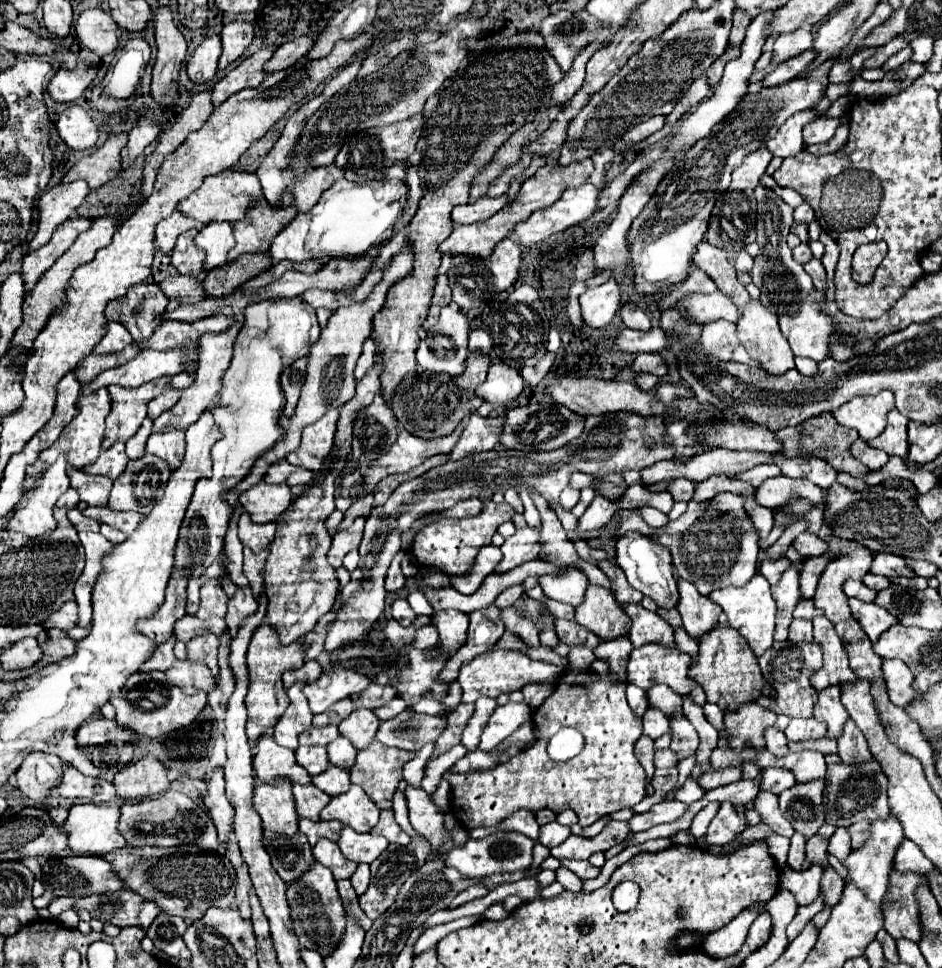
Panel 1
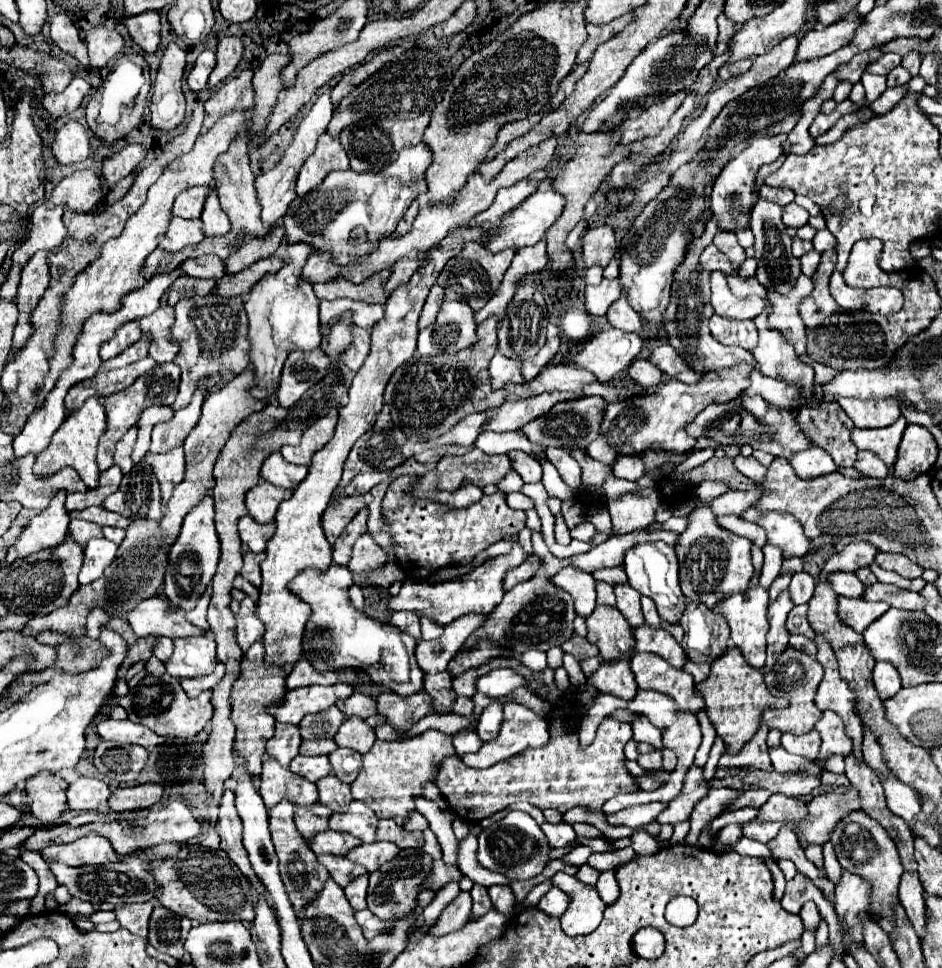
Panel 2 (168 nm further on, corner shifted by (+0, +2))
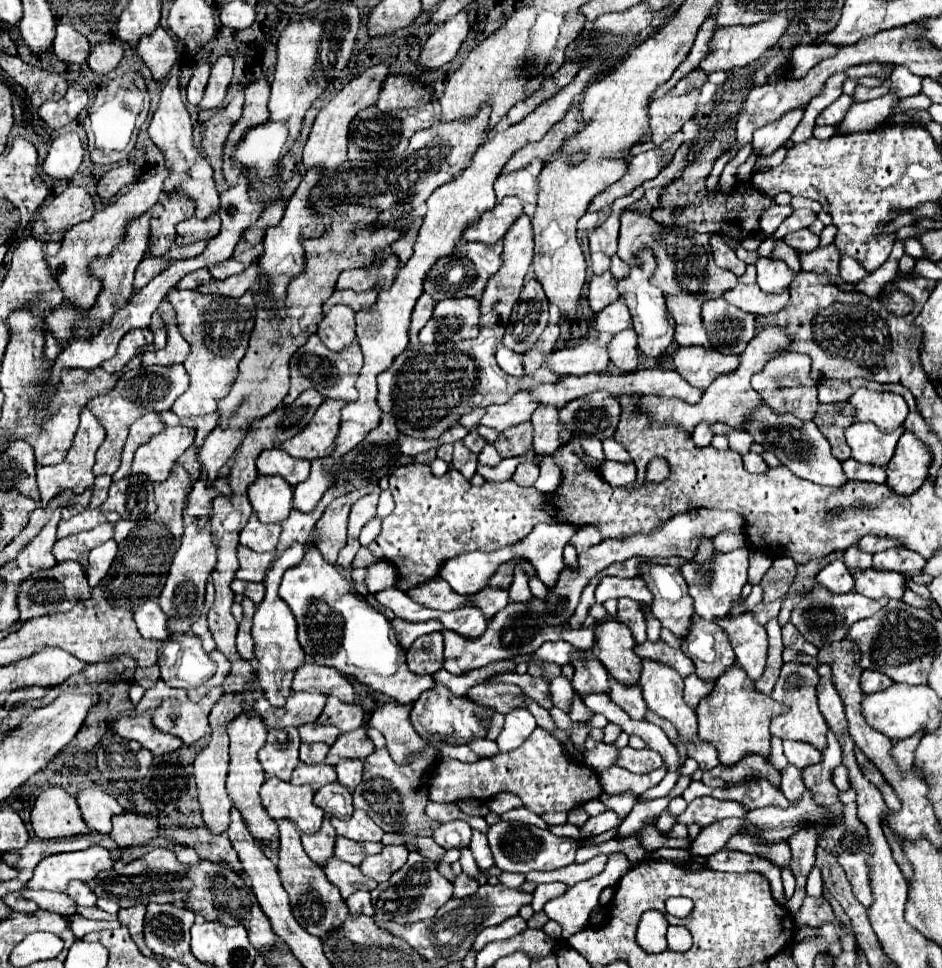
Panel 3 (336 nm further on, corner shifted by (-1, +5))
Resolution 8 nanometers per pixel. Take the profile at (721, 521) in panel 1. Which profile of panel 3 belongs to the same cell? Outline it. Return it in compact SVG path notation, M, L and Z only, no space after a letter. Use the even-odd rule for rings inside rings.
M700 537L694 559L684 563L680 567L680 571L688 583L688 593L694 599L694 613L708 621L714 621L718 617L728 615L732 605L736 605L736 601L740 599L740 591L748 581L748 573L746 573L748 571L748 553L746 551L720 553L714 549L712 539Z

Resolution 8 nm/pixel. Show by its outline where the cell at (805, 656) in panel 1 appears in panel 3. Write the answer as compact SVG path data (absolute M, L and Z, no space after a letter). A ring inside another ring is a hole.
M784 663L782 673L770 693L770 697L774 701L780 701L784 705L788 705L788 713L782 713L778 717L772 719L770 731L772 735L780 737L780 739L792 739L792 741L806 741L812 743L818 749L824 749L824 729L828 729L824 715L818 709L816 703L816 685L818 685L820 677L816 673L816 669L812 665L804 665L804 663Z

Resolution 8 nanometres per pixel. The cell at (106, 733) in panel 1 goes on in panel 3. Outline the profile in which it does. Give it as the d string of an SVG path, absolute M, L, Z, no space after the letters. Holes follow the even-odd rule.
M148 713L132 715L132 717L124 715L118 721L114 721L110 725L110 729L116 735L120 735L122 739L138 741L140 745L144 745L146 749L150 749L154 755L176 751L176 749L180 749L184 745L178 737L168 735L168 733L162 733L156 727L152 727L152 721L150 721Z

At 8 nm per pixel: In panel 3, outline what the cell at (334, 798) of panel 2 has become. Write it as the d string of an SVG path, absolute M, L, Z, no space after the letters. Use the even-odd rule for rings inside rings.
M338 781L324 785L322 789L316 791L314 803L326 811L330 817L350 817L354 807L352 807L352 793L348 787L340 785Z

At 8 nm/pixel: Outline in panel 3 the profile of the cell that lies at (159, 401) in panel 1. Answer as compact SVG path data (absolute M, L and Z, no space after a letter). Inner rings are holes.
M172 289L168 299L176 309L178 329L190 343L190 355L184 361L184 367L190 375L190 387L174 402L171 410L179 417L214 413L216 401L228 395L228 389L238 375L238 363L248 349L248 339L256 319L252 293L248 291L238 299L230 299L222 295L204 295L200 291Z

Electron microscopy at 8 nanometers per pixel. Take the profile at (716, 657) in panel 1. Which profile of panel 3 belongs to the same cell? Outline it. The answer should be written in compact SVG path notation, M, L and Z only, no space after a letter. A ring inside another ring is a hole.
M734 663L728 667L714 683L714 689L704 697L698 707L698 737L710 741L718 749L718 759L722 765L734 765L748 753L760 753L768 757L770 753L770 719L774 715L786 713L784 703L776 703L772 697L760 693L746 671Z

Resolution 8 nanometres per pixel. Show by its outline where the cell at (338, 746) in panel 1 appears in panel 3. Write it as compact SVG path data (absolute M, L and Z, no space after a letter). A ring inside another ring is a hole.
M340 759L334 765L338 773L338 781L346 785L350 791L362 781L362 761L360 759Z

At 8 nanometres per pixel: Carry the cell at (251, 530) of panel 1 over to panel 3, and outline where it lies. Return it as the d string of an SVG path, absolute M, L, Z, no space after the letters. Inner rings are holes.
M256 515L250 517L250 521L246 523L246 527L240 533L240 543L250 547L252 551L274 551L278 545L278 537L282 533L280 523L270 523L264 525L258 521Z

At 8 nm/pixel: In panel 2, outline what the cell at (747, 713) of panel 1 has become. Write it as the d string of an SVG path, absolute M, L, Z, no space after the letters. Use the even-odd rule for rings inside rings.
M761 724L761 728L755 734L755 738L749 740L745 744L745 748L737 756L729 756L729 754L721 756L719 768L749 768L749 766L753 766L753 768L771 772L773 766L771 766L771 760L769 760L767 744L765 744L767 732L769 732L769 728L765 724Z

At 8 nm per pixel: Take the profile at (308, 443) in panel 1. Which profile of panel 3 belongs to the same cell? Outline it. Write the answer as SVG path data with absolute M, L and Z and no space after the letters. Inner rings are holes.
M326 399L324 405L320 405L316 415L312 417L312 423L302 433L298 433L296 439L286 441L282 449L296 459L312 461L316 457L324 457L338 435L342 405L344 401Z

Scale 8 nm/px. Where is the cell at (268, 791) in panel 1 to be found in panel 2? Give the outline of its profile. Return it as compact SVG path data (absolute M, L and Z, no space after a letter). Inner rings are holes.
M281 802L277 806L273 806L269 810L269 828L271 828L271 836L273 836L273 844L279 856L279 872L281 872L281 880L285 884L287 896L295 908L295 914L299 920L303 920L303 908L305 904L309 904L321 890L323 884L329 880L329 872L327 868L323 868L315 854L311 852L311 848L307 846L307 842L303 840L303 836L297 832L295 822L293 822L293 814L295 814L295 806L289 802Z

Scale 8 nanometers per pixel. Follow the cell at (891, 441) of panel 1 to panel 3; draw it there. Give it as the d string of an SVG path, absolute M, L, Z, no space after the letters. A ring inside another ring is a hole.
M856 421L846 429L846 441L852 449L852 459L886 467L894 455L896 443L906 429L900 425L894 431L882 431L872 423Z

